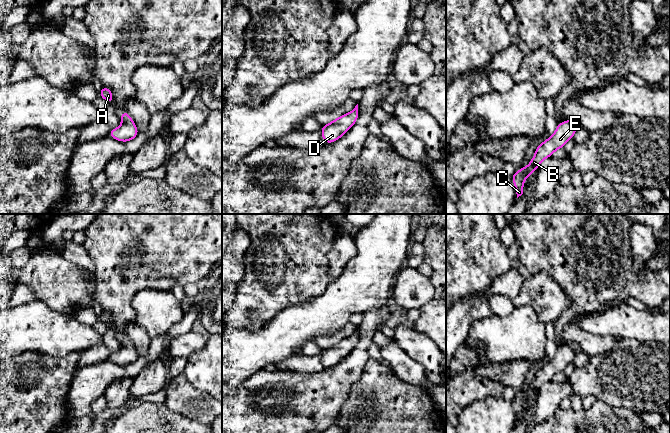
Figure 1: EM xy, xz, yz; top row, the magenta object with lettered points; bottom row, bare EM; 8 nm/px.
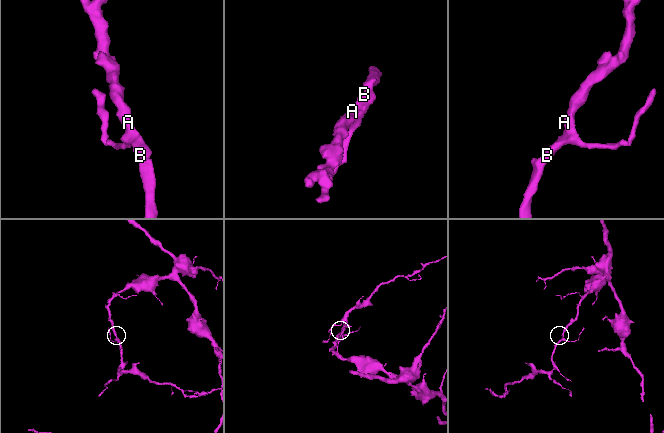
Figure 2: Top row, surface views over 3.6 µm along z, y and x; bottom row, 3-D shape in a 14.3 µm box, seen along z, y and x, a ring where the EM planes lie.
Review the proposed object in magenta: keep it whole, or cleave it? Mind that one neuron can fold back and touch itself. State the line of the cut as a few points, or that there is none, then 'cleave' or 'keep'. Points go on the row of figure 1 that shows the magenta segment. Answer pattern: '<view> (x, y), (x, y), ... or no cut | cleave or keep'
no cut | keep

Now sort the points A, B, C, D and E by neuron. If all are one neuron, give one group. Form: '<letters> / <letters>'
A B C D E

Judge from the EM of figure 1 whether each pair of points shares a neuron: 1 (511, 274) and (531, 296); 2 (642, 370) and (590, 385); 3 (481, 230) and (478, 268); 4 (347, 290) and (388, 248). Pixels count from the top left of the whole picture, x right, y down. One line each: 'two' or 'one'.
1: two
2: one
3: one
4: one

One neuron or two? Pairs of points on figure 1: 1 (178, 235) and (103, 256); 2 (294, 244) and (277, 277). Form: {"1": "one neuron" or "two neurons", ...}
{"1": "one neuron", "2": "one neuron"}

